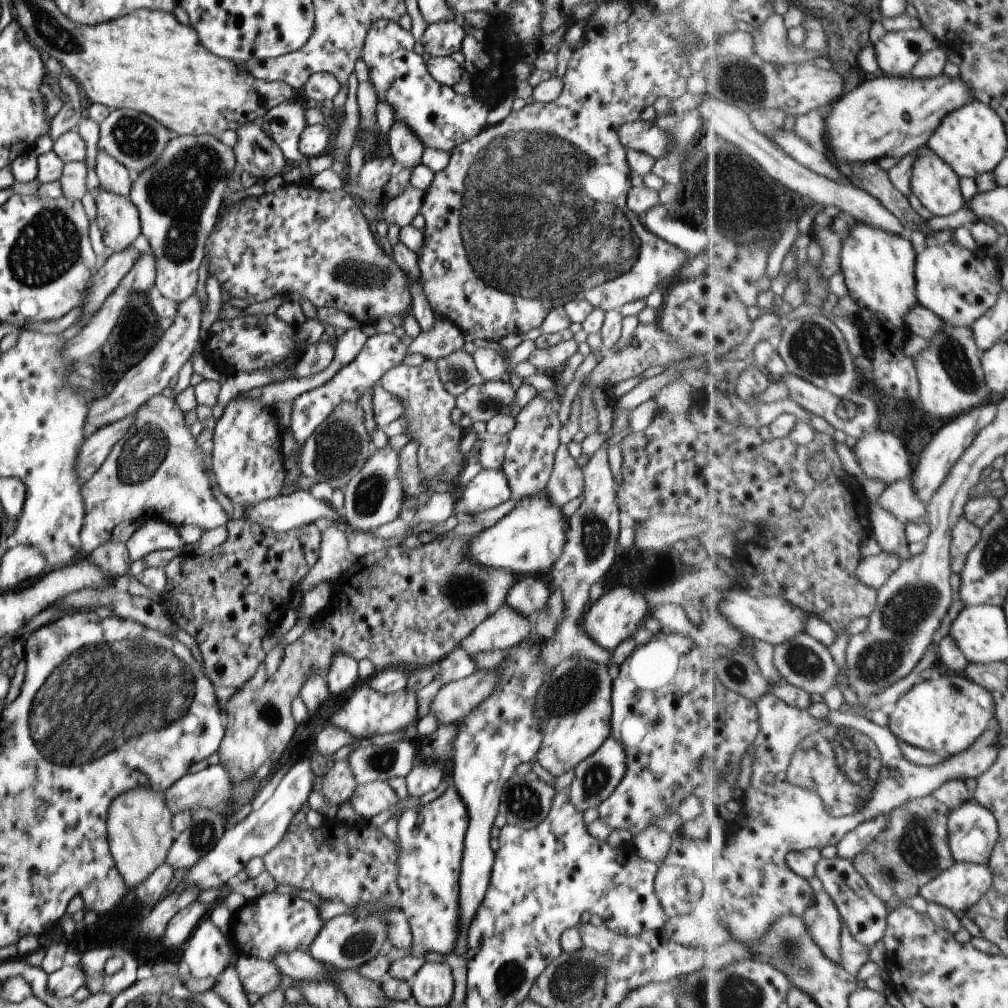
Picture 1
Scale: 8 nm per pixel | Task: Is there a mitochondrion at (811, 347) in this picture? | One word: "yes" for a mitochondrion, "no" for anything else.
yes

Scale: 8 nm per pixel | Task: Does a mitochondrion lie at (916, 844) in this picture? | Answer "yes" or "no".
yes

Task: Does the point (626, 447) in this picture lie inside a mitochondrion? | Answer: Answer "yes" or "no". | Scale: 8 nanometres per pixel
no

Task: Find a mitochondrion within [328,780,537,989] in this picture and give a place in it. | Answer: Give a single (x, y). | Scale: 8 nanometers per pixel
(359, 944)

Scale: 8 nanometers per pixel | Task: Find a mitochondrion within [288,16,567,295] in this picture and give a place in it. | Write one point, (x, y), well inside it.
(349, 271)

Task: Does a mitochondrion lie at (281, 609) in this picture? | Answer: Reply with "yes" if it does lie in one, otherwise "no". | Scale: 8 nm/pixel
no

